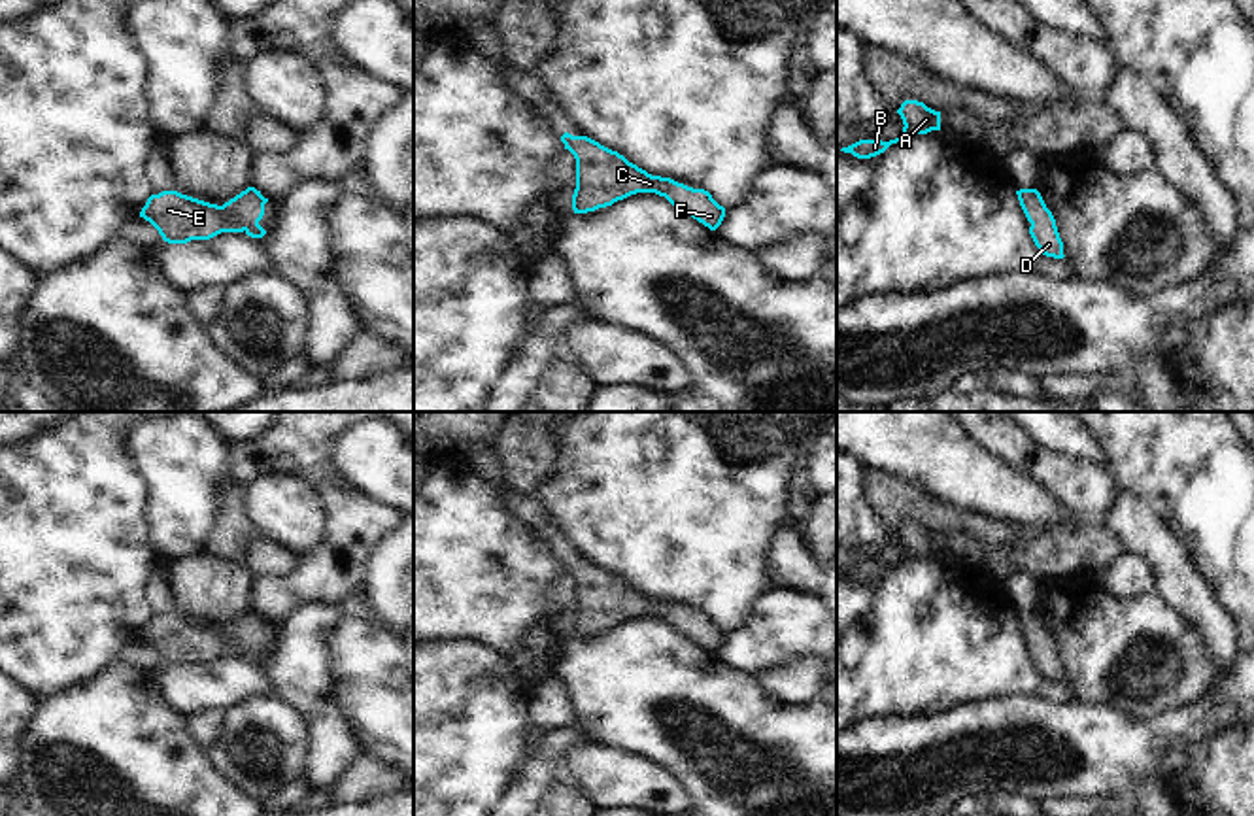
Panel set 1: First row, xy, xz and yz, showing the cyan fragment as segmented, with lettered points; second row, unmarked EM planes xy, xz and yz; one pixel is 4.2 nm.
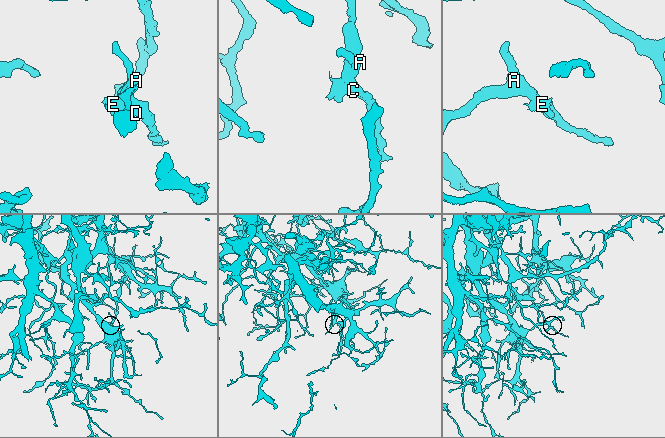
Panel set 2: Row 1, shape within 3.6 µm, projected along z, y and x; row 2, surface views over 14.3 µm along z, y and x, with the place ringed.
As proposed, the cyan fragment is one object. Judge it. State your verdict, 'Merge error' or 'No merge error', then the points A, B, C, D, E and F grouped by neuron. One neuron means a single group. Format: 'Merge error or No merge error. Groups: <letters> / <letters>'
No merge error. Groups: A B C D E F

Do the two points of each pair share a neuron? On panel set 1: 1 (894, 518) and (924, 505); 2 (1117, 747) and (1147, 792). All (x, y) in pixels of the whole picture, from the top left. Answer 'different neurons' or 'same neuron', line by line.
1: same neuron
2: different neurons

